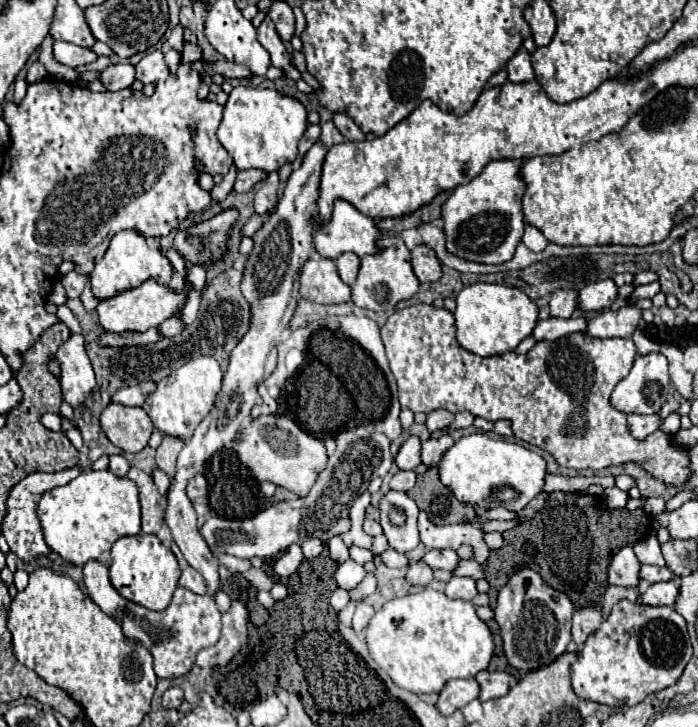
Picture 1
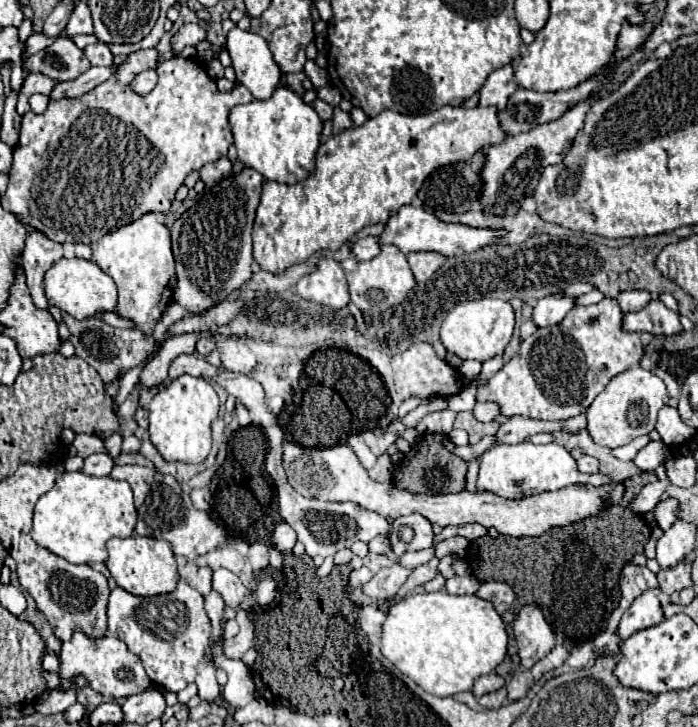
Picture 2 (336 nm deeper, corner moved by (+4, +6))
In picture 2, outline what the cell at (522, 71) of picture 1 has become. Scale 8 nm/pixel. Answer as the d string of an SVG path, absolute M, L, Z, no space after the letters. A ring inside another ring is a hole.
M500 67L494 73L488 75L486 83L482 85L480 93L478 93L478 105L480 107L496 107L496 109L504 109L508 97L518 89L518 85L514 83L514 73L512 67Z

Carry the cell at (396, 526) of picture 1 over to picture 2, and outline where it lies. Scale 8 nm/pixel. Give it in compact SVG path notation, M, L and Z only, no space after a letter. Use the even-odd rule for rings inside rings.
M412 513L406 517L398 517L392 531L392 551L396 555L402 555L406 551L426 549L432 545L432 537L432 523L424 515Z

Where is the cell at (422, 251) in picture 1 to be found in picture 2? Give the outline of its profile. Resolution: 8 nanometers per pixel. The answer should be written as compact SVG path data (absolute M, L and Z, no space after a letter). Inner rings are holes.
M408 253L408 263L418 283L430 279L442 265L446 257L440 253Z

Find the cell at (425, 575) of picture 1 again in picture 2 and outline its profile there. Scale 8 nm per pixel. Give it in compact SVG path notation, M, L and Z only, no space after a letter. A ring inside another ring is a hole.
M432 559L430 563L420 565L420 567L416 567L416 569L412 571L410 579L404 583L404 589L406 589L406 591L412 591L412 589L420 587L422 583L434 579L436 575L438 575L438 559Z

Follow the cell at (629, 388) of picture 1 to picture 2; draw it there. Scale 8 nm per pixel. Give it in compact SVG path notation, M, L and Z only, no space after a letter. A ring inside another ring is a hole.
M630 367L628 371L616 375L606 389L592 401L586 409L586 431L594 439L594 443L602 447L620 447L630 443L640 435L648 435L656 425L656 415L660 407L664 407L666 385L654 373L642 367Z

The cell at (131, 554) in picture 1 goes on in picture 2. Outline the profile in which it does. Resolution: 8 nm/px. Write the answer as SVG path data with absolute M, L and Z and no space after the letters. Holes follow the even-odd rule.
M114 537L108 541L108 569L118 587L126 589L132 595L140 597L152 597L152 595L162 595L162 593L172 593L178 583L178 571L176 571L176 561L172 547L168 541L158 541L152 537Z

